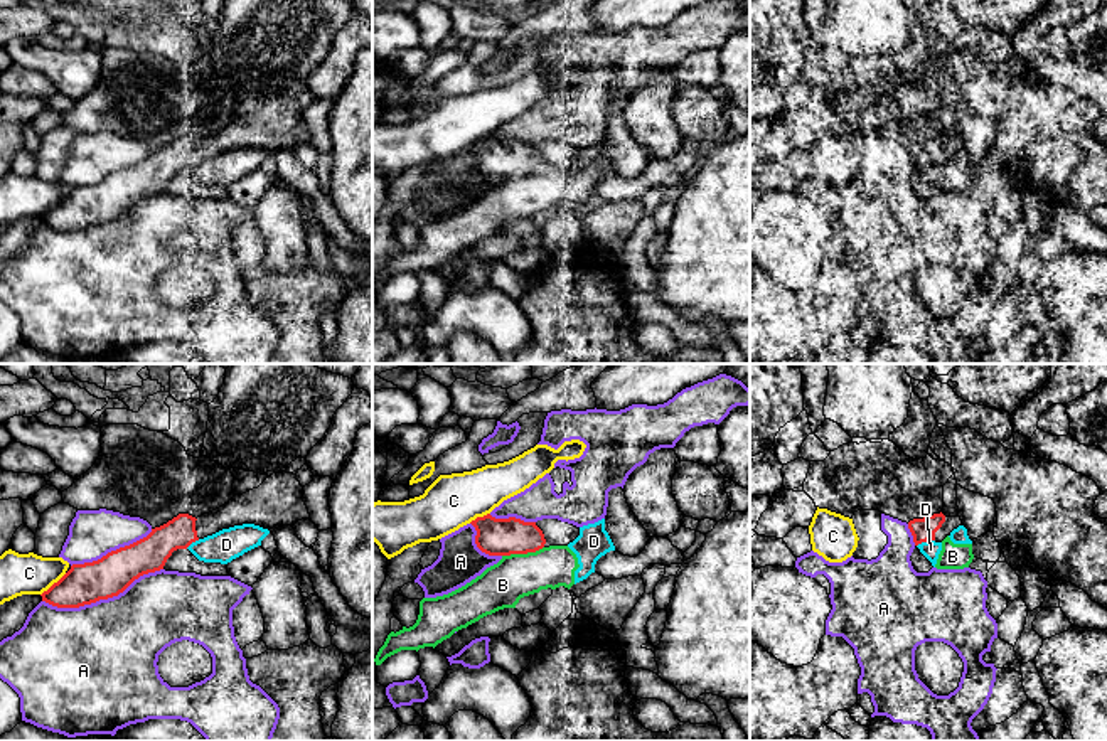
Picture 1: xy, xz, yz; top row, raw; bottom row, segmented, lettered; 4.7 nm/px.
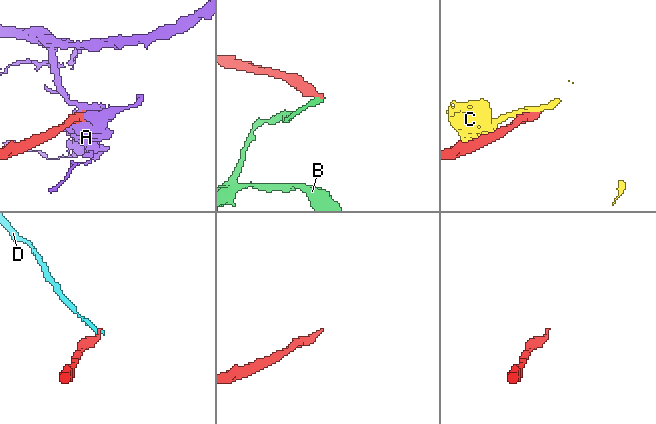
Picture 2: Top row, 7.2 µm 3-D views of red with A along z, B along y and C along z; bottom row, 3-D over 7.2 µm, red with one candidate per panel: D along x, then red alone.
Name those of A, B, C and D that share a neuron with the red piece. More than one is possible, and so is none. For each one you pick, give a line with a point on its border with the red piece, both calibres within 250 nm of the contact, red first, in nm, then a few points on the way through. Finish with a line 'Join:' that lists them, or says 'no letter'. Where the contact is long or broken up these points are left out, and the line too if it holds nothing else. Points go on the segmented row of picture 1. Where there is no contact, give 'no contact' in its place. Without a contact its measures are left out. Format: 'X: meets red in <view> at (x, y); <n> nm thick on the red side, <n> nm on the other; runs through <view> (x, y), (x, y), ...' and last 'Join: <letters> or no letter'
Join: no letter

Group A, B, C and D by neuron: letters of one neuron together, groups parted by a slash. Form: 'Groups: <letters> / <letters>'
Groups: A / B D / C

